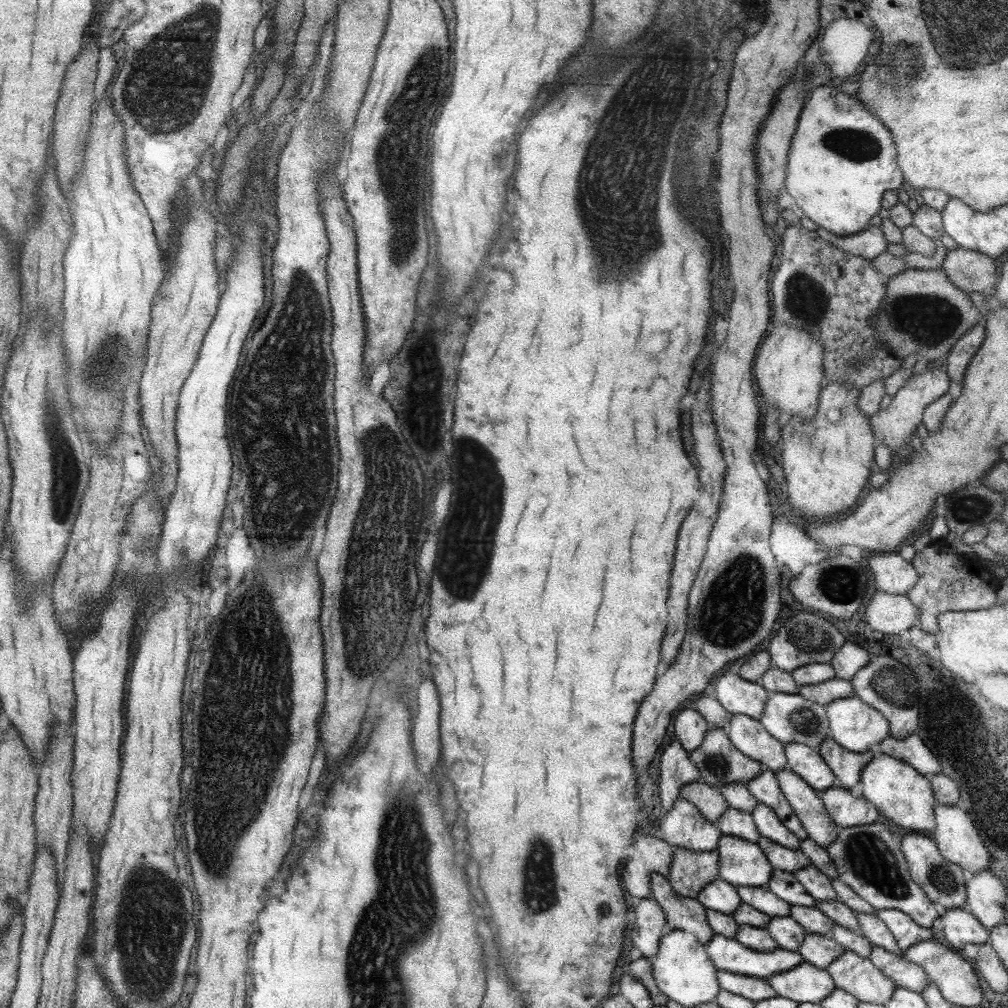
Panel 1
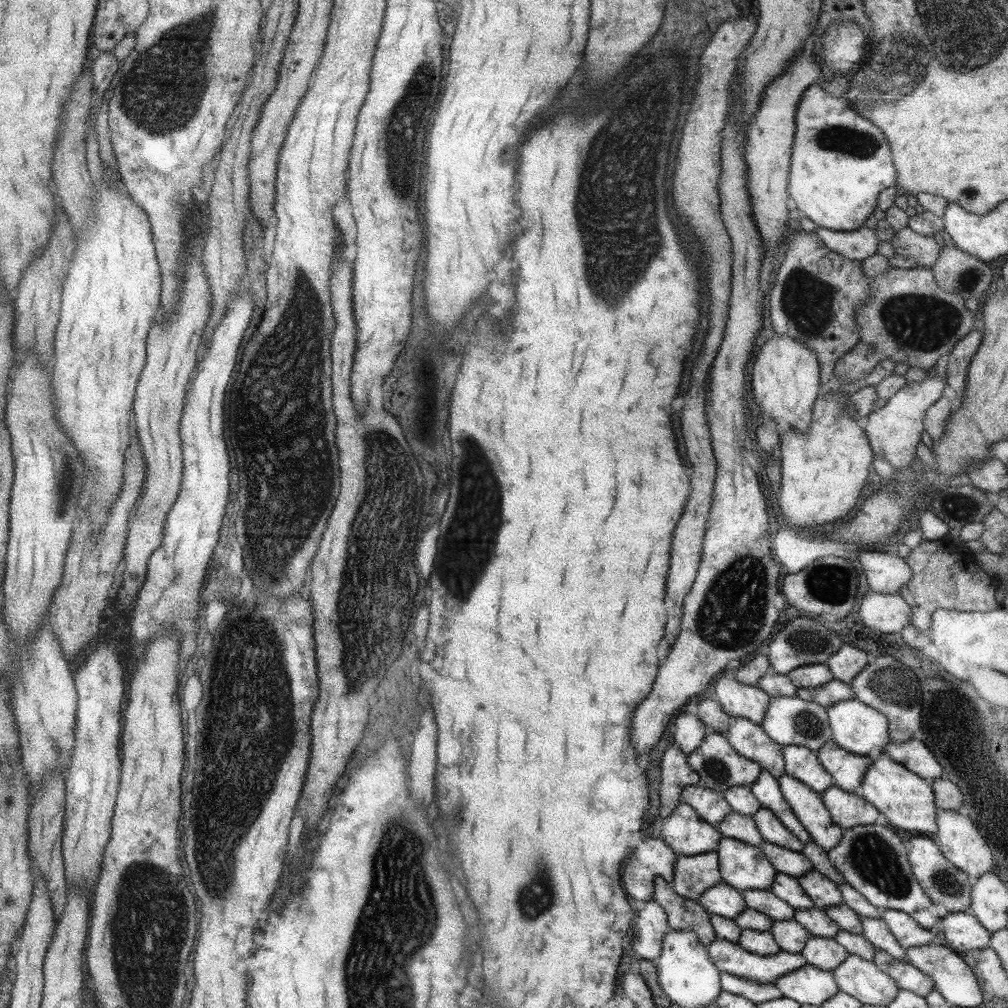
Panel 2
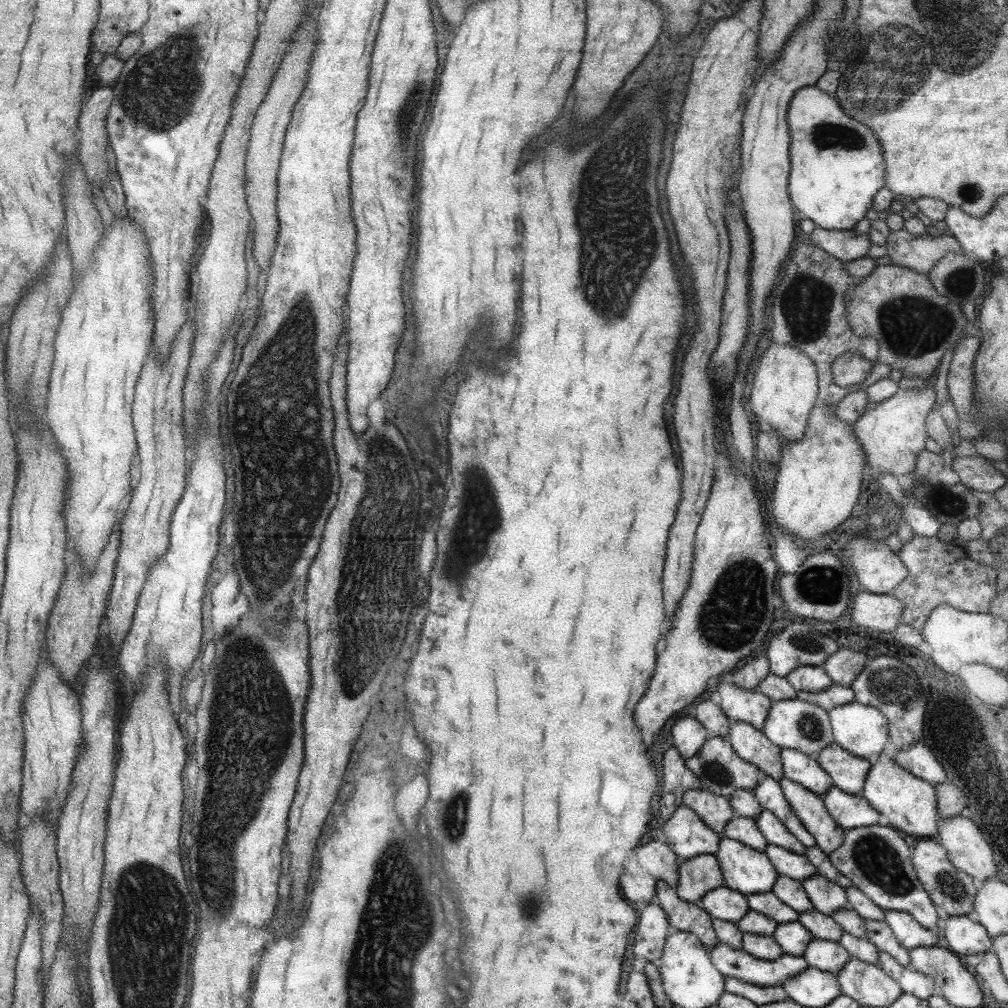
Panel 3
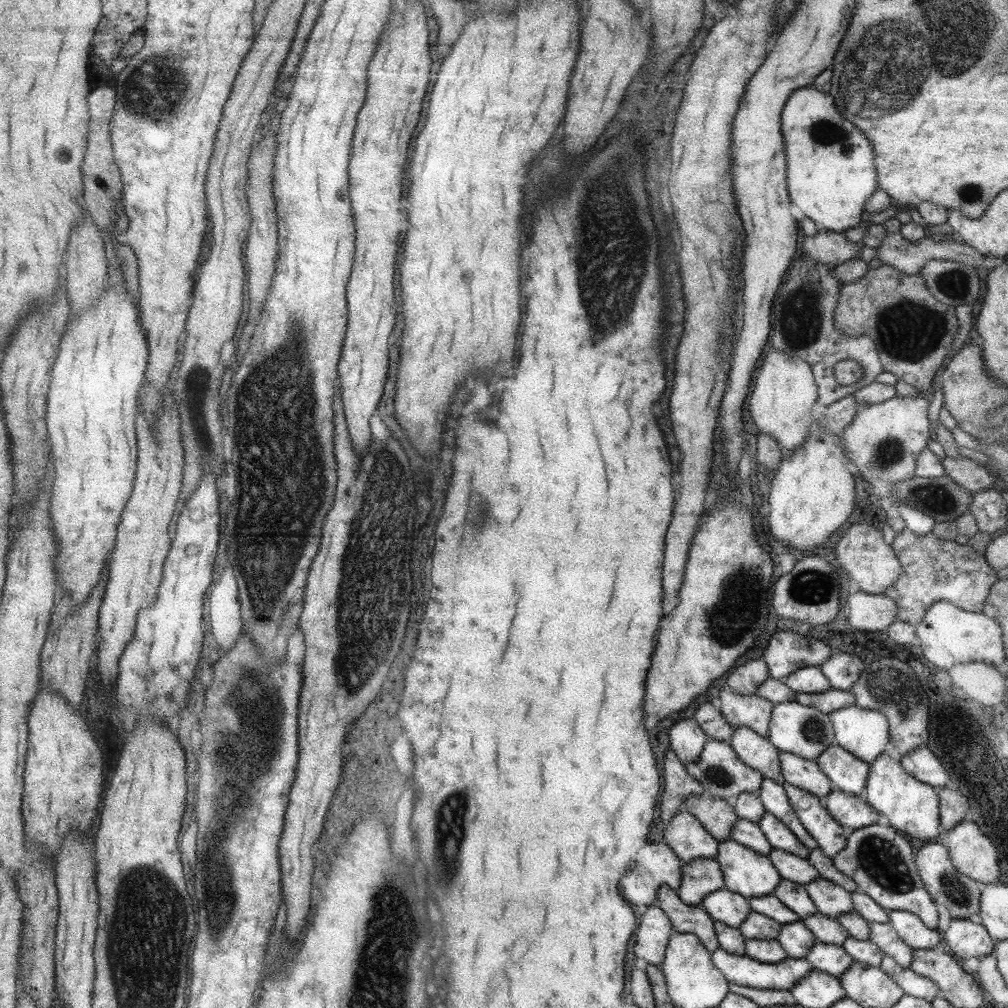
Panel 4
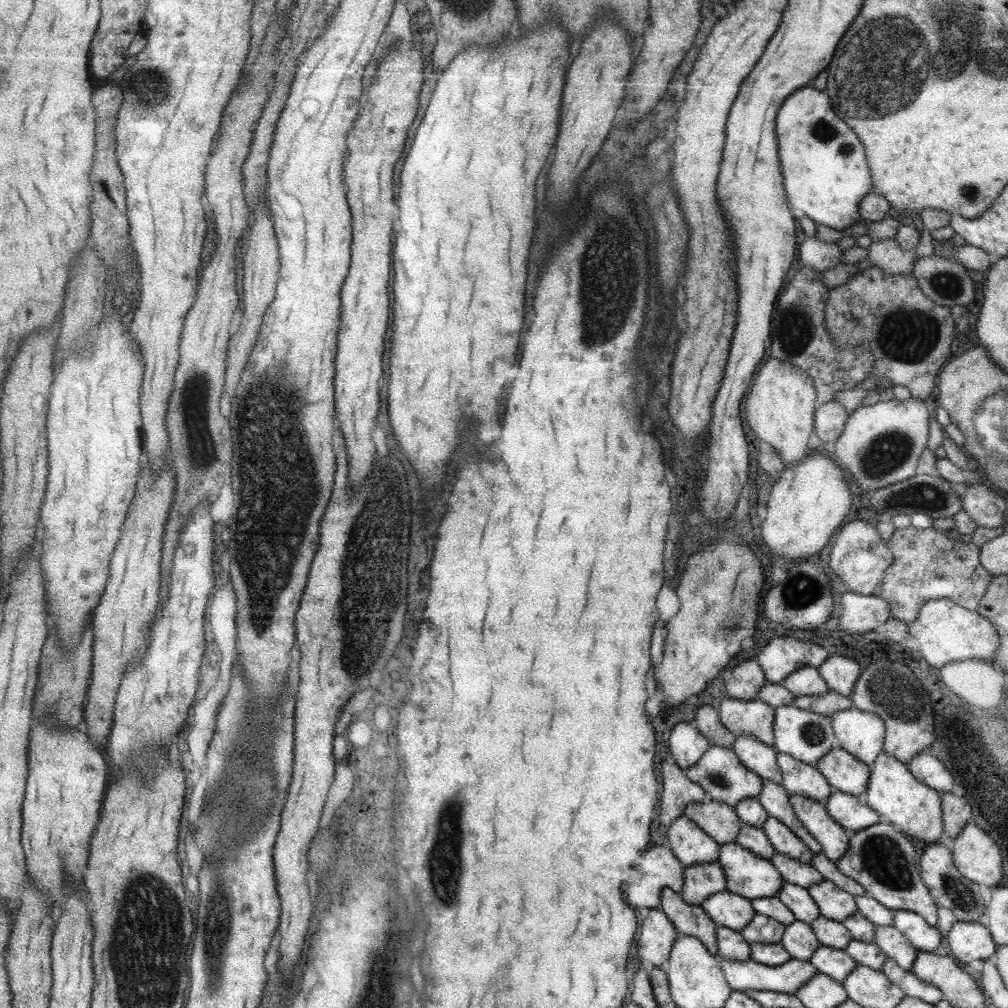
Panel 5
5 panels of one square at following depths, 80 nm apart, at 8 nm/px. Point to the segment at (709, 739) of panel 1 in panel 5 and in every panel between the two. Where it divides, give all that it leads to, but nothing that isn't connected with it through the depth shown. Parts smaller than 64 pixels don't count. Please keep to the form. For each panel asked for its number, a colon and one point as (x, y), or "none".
2: (719, 767)
3: (720, 771)
4: (723, 776)
5: (724, 779)

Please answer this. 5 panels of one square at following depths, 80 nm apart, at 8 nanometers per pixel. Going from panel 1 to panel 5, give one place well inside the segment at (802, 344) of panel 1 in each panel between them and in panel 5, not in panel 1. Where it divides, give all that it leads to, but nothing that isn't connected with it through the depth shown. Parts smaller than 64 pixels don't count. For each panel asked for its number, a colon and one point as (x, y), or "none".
2: (785, 378)
3: (783, 391)
4: (782, 404)
5: (779, 406)

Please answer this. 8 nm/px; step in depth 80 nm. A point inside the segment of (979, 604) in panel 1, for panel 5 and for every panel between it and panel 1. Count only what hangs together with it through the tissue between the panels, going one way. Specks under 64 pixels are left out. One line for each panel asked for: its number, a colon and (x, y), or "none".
2: (943, 575)
3: (938, 573)
4: (932, 569)
5: (926, 564)

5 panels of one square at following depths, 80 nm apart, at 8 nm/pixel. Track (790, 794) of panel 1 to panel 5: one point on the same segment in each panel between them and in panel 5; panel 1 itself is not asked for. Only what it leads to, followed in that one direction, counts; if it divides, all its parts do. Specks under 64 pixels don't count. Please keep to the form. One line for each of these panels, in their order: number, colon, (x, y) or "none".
2: (806, 804)
3: (808, 807)
4: (830, 836)
5: (833, 838)

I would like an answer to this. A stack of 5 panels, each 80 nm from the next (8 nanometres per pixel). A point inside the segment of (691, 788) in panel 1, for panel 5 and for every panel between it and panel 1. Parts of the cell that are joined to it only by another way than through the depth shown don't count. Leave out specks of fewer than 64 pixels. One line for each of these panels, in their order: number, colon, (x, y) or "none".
2: (710, 805)
3: (715, 811)
4: (717, 817)
5: (719, 821)

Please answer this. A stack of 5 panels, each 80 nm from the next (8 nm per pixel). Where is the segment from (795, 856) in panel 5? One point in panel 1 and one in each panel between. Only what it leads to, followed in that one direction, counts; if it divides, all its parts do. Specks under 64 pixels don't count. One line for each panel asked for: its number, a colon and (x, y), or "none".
1: (767, 824)
2: (768, 825)
3: (774, 832)
4: (777, 834)

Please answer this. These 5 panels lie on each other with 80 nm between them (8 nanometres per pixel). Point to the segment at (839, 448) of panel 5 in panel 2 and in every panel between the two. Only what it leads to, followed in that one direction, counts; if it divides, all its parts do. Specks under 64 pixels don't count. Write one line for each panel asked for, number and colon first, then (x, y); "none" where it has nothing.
2: (893, 429)
3: (891, 433)
4: (883, 440)

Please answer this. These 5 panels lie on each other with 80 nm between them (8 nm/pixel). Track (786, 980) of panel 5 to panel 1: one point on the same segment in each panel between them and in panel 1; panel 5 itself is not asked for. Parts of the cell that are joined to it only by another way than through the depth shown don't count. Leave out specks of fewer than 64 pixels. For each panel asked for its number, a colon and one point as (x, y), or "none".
1: (727, 954)
2: (729, 957)
3: (735, 963)
4: (737, 969)

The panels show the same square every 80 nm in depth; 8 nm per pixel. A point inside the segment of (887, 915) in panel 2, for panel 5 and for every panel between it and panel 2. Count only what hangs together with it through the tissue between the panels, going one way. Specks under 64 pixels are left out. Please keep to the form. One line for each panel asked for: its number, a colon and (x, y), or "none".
3: (905, 928)
4: (909, 927)
5: (923, 937)

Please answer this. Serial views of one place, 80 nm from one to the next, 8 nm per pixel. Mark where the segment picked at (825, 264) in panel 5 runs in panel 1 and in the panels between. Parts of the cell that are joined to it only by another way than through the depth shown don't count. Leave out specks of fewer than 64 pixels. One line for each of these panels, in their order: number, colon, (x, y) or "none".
1: (869, 242)
2: (860, 243)
3: (844, 245)
4: (831, 248)

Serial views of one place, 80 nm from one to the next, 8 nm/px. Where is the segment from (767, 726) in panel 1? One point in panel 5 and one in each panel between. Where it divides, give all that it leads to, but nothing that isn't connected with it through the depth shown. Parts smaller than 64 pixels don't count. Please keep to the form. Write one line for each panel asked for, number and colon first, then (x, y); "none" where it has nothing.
2: (788, 720)
3: (790, 724)
4: (801, 730)
5: (806, 736)

